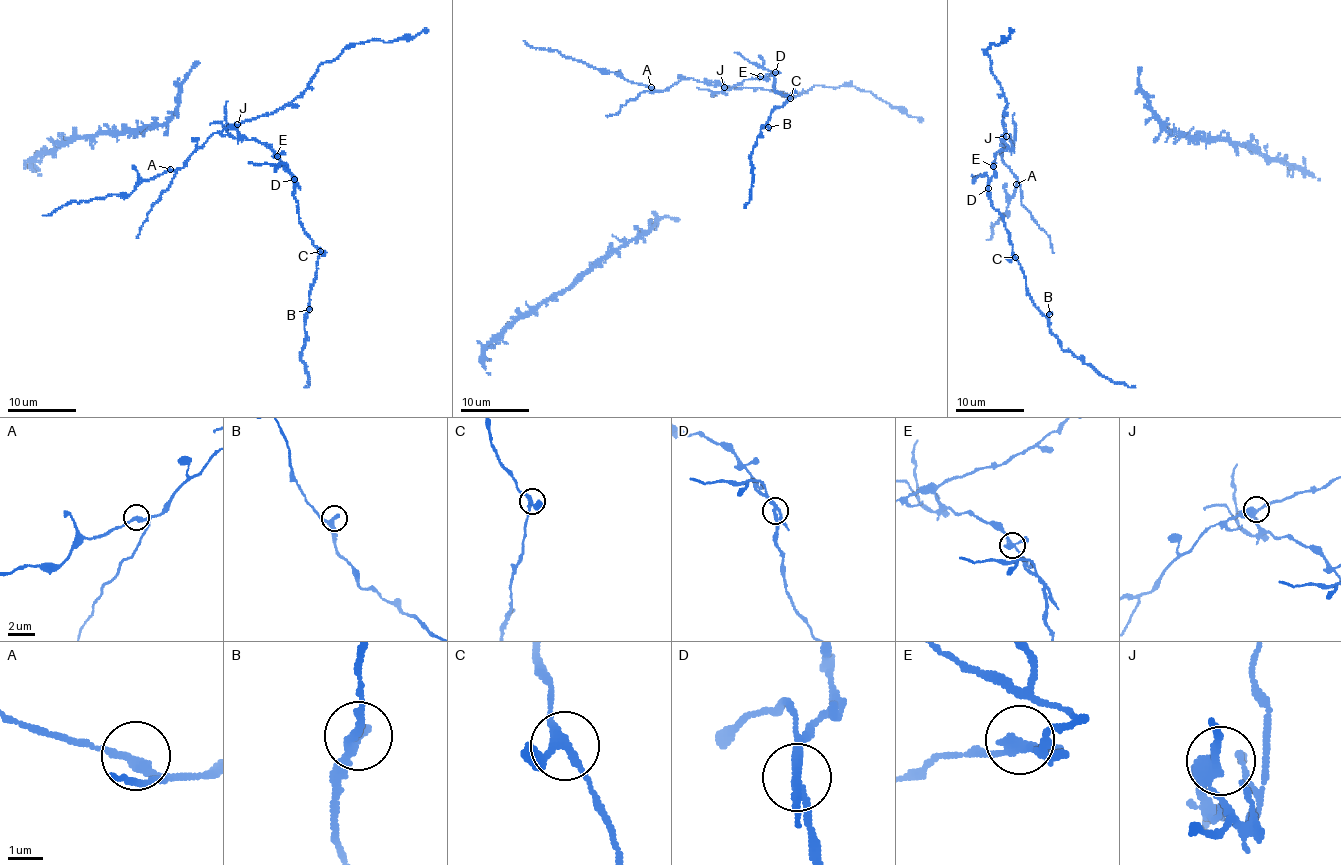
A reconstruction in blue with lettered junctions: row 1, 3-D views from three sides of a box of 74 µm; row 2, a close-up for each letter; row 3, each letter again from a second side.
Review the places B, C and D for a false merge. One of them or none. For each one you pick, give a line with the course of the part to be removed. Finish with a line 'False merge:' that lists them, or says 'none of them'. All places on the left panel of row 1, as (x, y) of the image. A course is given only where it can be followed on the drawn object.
D: (293, 179), (268, 148), (237, 128), (290, 104), (321, 64), (345, 48), (372, 40), (410, 39), (428, 30)
False merge: D

